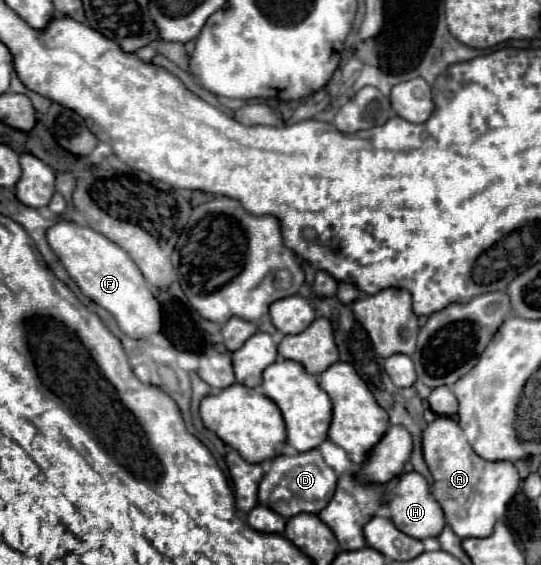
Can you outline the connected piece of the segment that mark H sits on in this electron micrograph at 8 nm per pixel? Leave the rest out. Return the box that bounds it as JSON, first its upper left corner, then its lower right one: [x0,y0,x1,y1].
[388,472,446,540]

